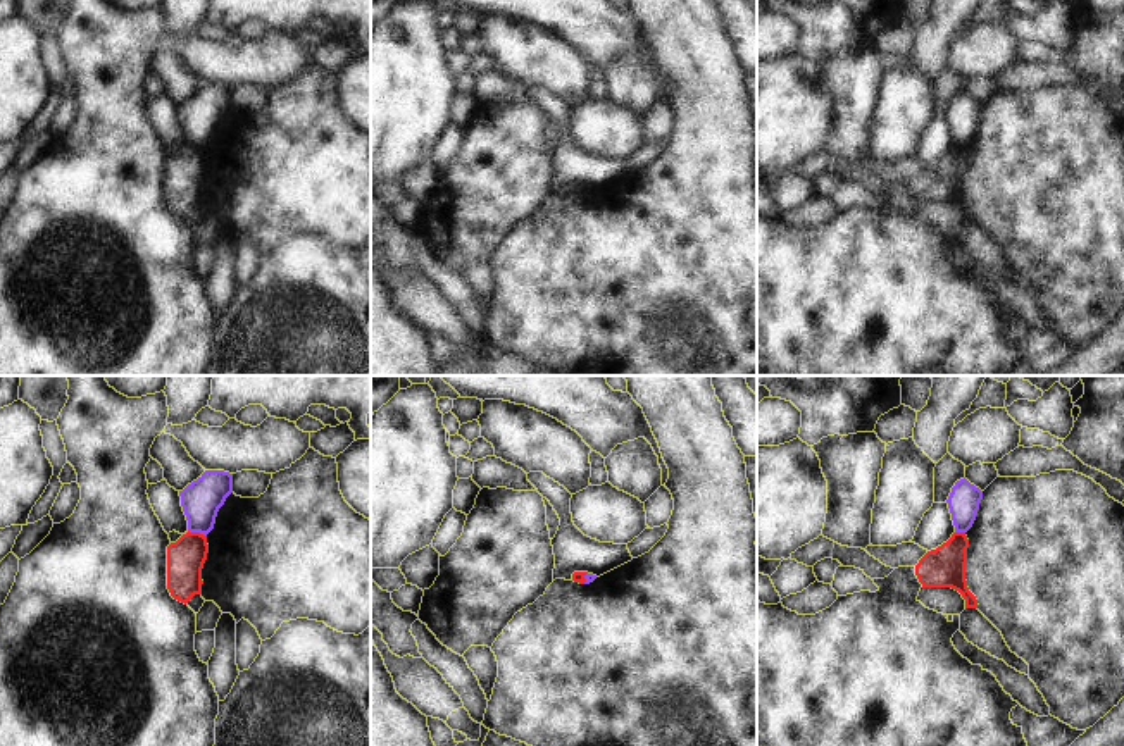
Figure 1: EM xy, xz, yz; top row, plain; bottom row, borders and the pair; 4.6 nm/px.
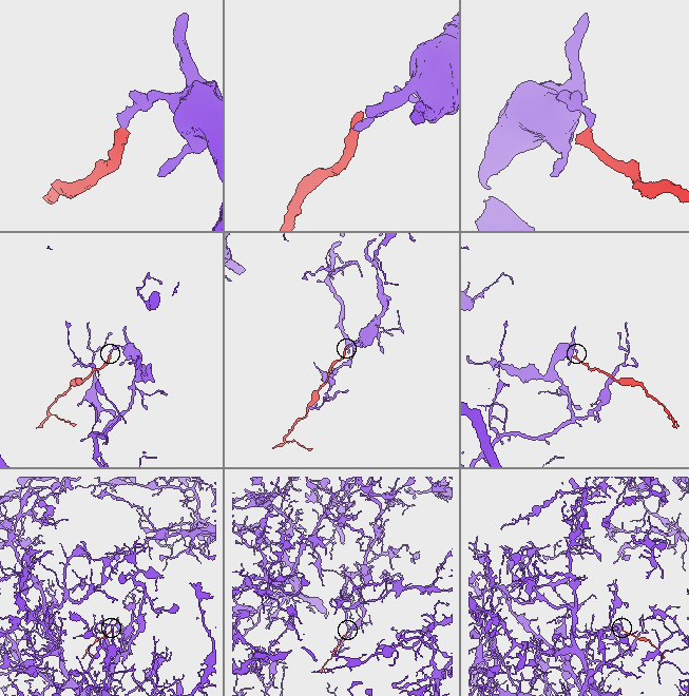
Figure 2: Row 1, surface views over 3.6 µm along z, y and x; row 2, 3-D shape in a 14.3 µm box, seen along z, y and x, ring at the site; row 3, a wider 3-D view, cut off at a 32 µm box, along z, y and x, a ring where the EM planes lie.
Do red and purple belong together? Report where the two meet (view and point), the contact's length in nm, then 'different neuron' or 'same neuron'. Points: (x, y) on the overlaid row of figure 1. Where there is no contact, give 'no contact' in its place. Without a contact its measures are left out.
meets red in xy at (197, 533); contact 90 nm long; different neuron

